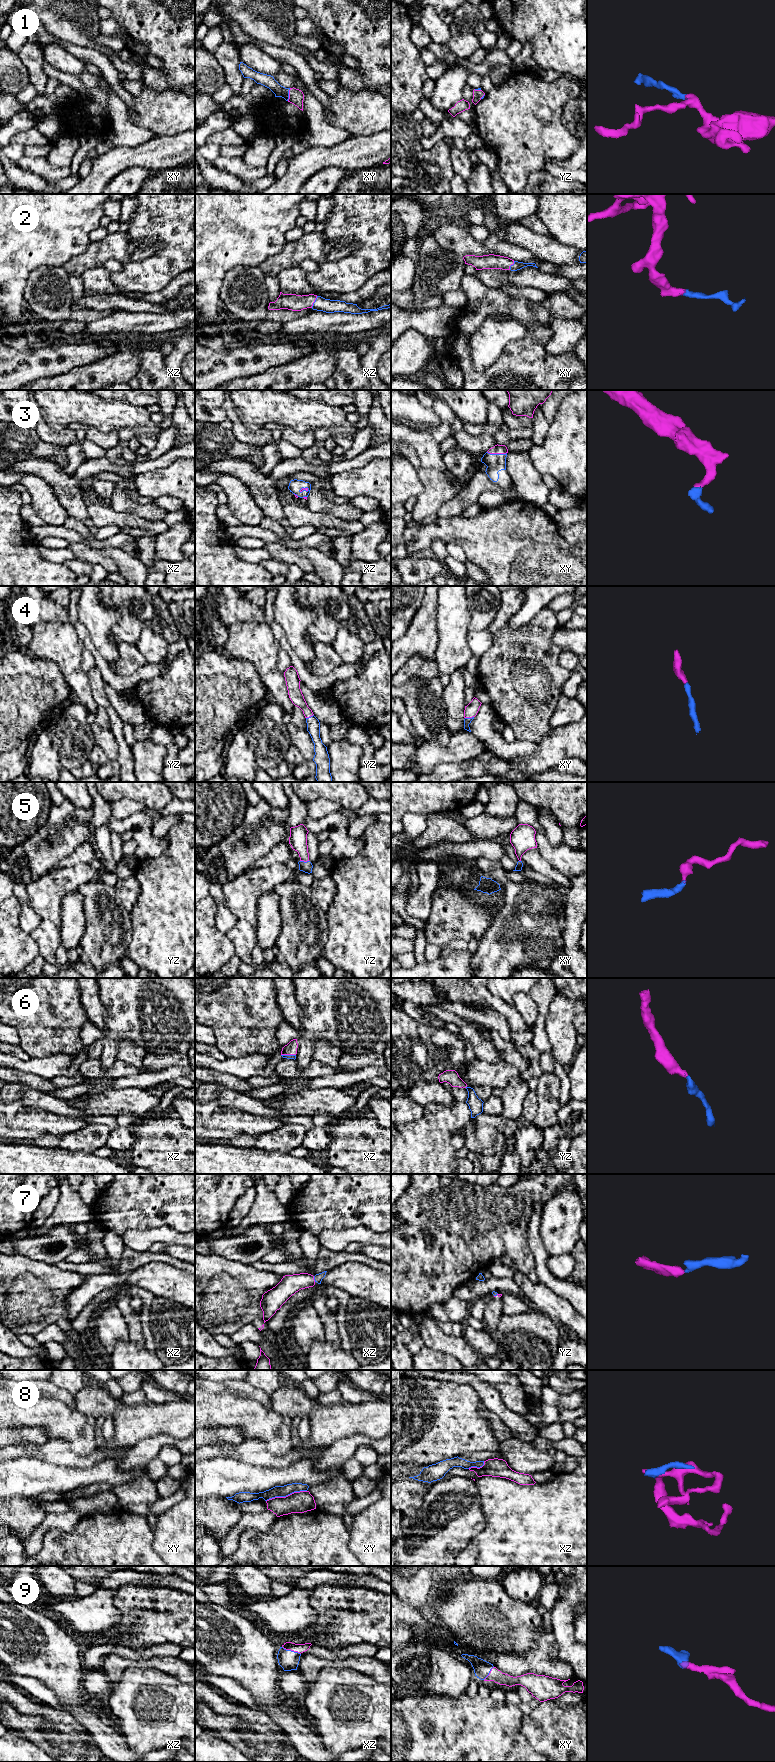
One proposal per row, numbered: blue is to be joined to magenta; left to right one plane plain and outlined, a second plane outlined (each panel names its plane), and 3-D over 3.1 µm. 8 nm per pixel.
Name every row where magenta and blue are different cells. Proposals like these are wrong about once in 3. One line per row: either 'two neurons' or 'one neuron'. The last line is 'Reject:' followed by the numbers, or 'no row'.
1: one neuron
2: one neuron
3: one neuron
4: one neuron
5: one neuron
6: one neuron
7: one neuron
8: two neurons
9: one neuron
Reject: 8

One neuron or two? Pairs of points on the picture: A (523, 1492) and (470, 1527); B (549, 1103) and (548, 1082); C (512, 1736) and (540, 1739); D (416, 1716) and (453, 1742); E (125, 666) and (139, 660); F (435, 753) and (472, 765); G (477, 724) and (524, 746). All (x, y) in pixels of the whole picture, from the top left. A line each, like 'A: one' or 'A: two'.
A: two
B: one
C: two
D: one
E: one
F: two
G: one

